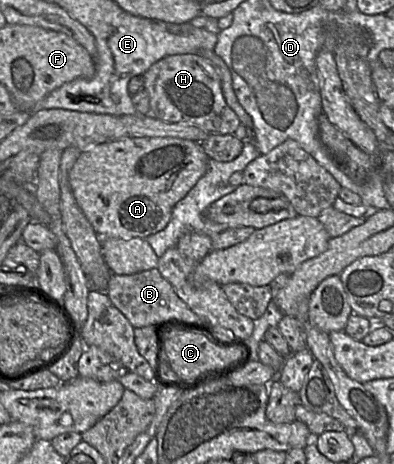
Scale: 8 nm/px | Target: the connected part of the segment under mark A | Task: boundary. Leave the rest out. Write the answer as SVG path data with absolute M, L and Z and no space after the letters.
M124 138L82 150L69 172L75 200L101 238L147 238L163 230L173 207L206 173L210 158L196 141Z

